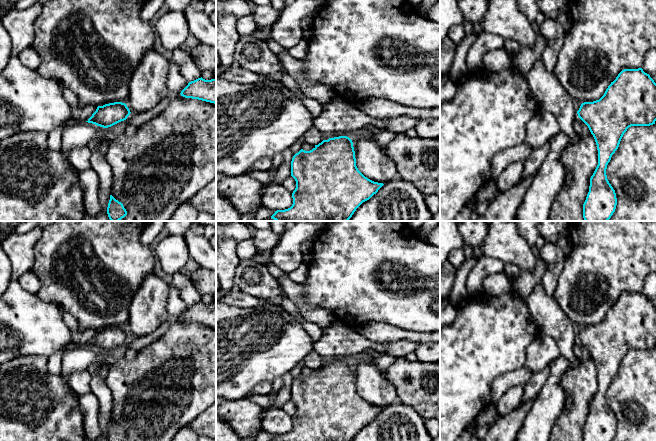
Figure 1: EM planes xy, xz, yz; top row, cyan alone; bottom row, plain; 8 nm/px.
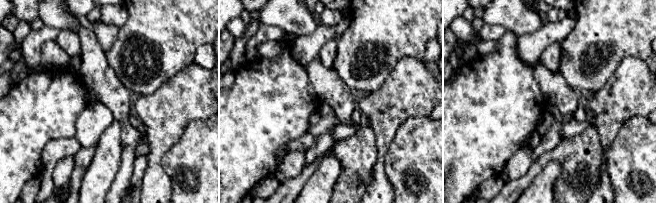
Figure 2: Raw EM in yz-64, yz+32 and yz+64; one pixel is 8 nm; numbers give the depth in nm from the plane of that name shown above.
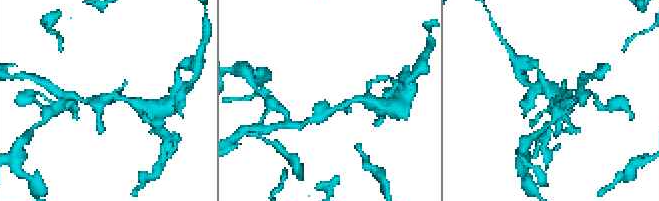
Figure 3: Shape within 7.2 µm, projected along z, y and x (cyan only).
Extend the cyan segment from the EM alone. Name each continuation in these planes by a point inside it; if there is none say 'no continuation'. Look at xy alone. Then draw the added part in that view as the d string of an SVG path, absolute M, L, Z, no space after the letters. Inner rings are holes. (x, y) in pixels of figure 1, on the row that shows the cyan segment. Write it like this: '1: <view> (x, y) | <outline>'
no continuation

